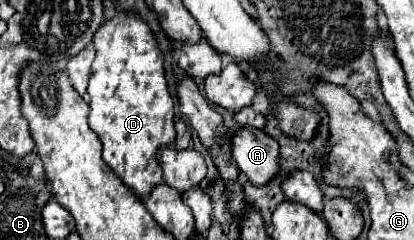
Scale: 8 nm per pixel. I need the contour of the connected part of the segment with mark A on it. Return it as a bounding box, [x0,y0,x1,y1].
[231,127,281,187]

